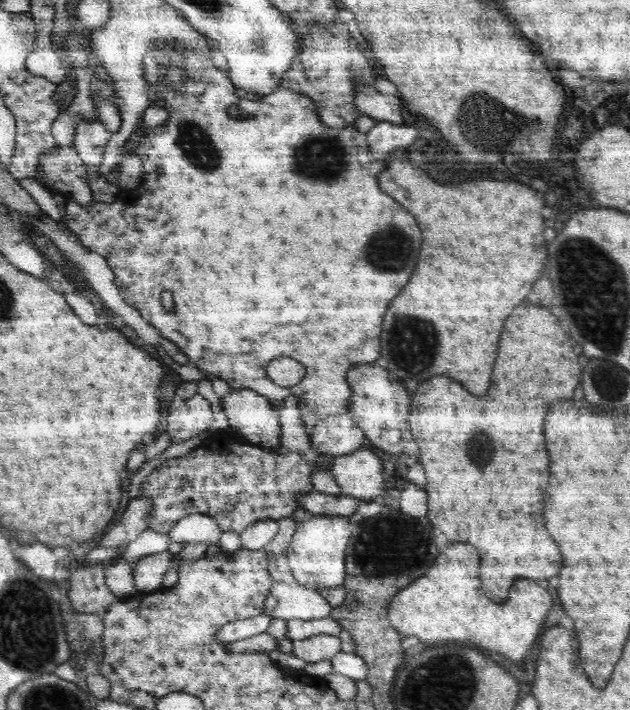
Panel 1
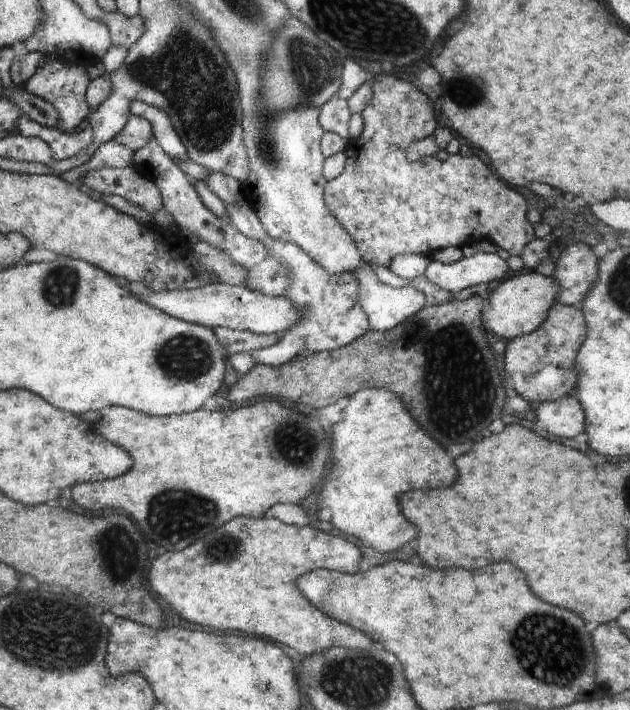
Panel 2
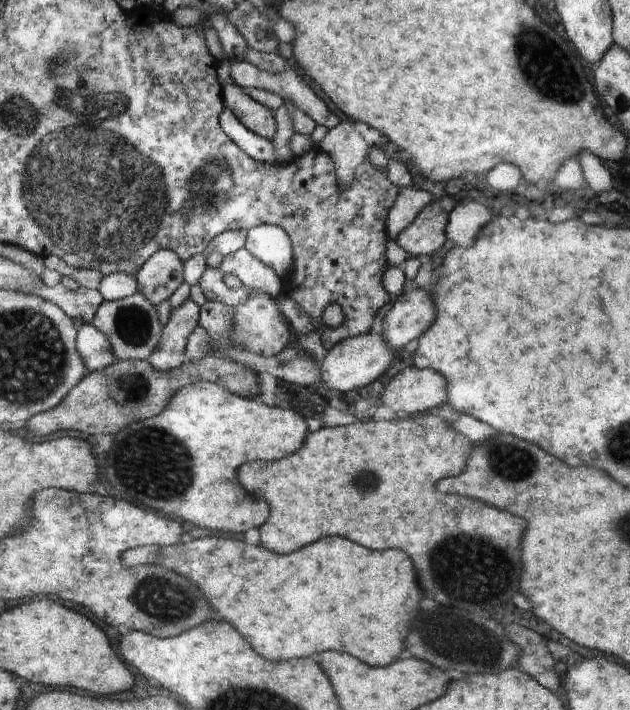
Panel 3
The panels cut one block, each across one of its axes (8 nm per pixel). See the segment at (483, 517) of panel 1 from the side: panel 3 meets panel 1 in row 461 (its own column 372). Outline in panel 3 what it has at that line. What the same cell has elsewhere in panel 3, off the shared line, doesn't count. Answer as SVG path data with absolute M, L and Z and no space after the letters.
M430 414L416 415L416 418L406 418L406 420L370 420L370 422L356 422L350 426L342 426L342 428L320 428L318 432L310 432L300 450L278 460L278 462L246 462L240 464L236 470L236 478L238 482L244 486L244 490L248 490L252 496L262 498L268 506L270 506L270 516L268 520L260 526L260 546L268 548L272 552L278 554L290 554L310 542L316 542L322 536L344 536L356 544L362 544L366 548L372 550L386 550L386 548L398 548L404 550L410 560L414 562L414 570L418 576L418 584L424 592L424 596L432 596L436 602L442 602L444 606L456 606L460 610L488 610L490 606L502 606L510 600L510 596L514 596L518 592L518 582L520 582L520 572L522 572L522 562L520 562L520 538L524 532L524 520L516 518L508 512L500 512L498 508L486 506L484 502L476 502L470 498L458 498L458 496L448 496L448 494L440 494L434 490L434 484L438 478L442 476L452 476L452 474L460 474L466 468L466 460L468 460L468 448L470 448L470 440L466 440L466 436L462 436L460 432L454 432L446 426L446 422L438 416L430 416Z

